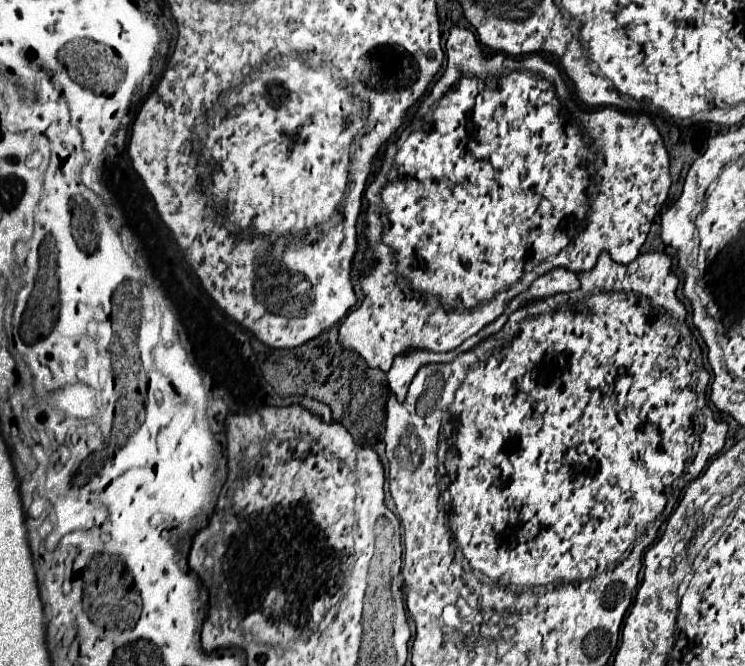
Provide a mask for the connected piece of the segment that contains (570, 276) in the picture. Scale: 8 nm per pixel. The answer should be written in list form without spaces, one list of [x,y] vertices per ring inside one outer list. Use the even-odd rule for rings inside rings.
[[[554,268],[546,274],[542,274],[540,278],[536,278],[530,288],[522,294],[518,294],[514,300],[508,302],[506,312],[514,312],[522,302],[532,302],[550,294],[558,294],[558,292],[572,292],[578,288],[578,278],[574,272],[566,270],[566,268]]]

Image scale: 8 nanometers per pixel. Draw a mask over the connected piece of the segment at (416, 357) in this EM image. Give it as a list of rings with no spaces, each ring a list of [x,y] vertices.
[[[456,348],[450,352],[426,352],[426,350],[410,350],[406,354],[402,352],[394,358],[392,368],[388,370],[388,386],[396,394],[398,402],[402,402],[414,374],[418,372],[418,366],[426,362],[450,362],[454,356],[458,356]]]

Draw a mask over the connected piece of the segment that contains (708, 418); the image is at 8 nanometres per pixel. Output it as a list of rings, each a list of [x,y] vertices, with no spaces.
[[[702,368],[698,371],[698,383],[697,383],[697,410],[702,414],[702,436],[700,436],[700,450],[696,454],[696,458],[692,460],[692,464],[688,466],[688,470],[684,472],[684,476],[680,478],[680,484],[678,484],[678,490],[682,490],[688,482],[692,482],[694,478],[700,476],[700,472],[704,470],[706,462],[718,454],[724,446],[724,438],[726,438],[726,422],[724,420],[716,420],[714,418],[714,412],[708,408],[706,398],[706,385],[709,383],[709,373]]]

